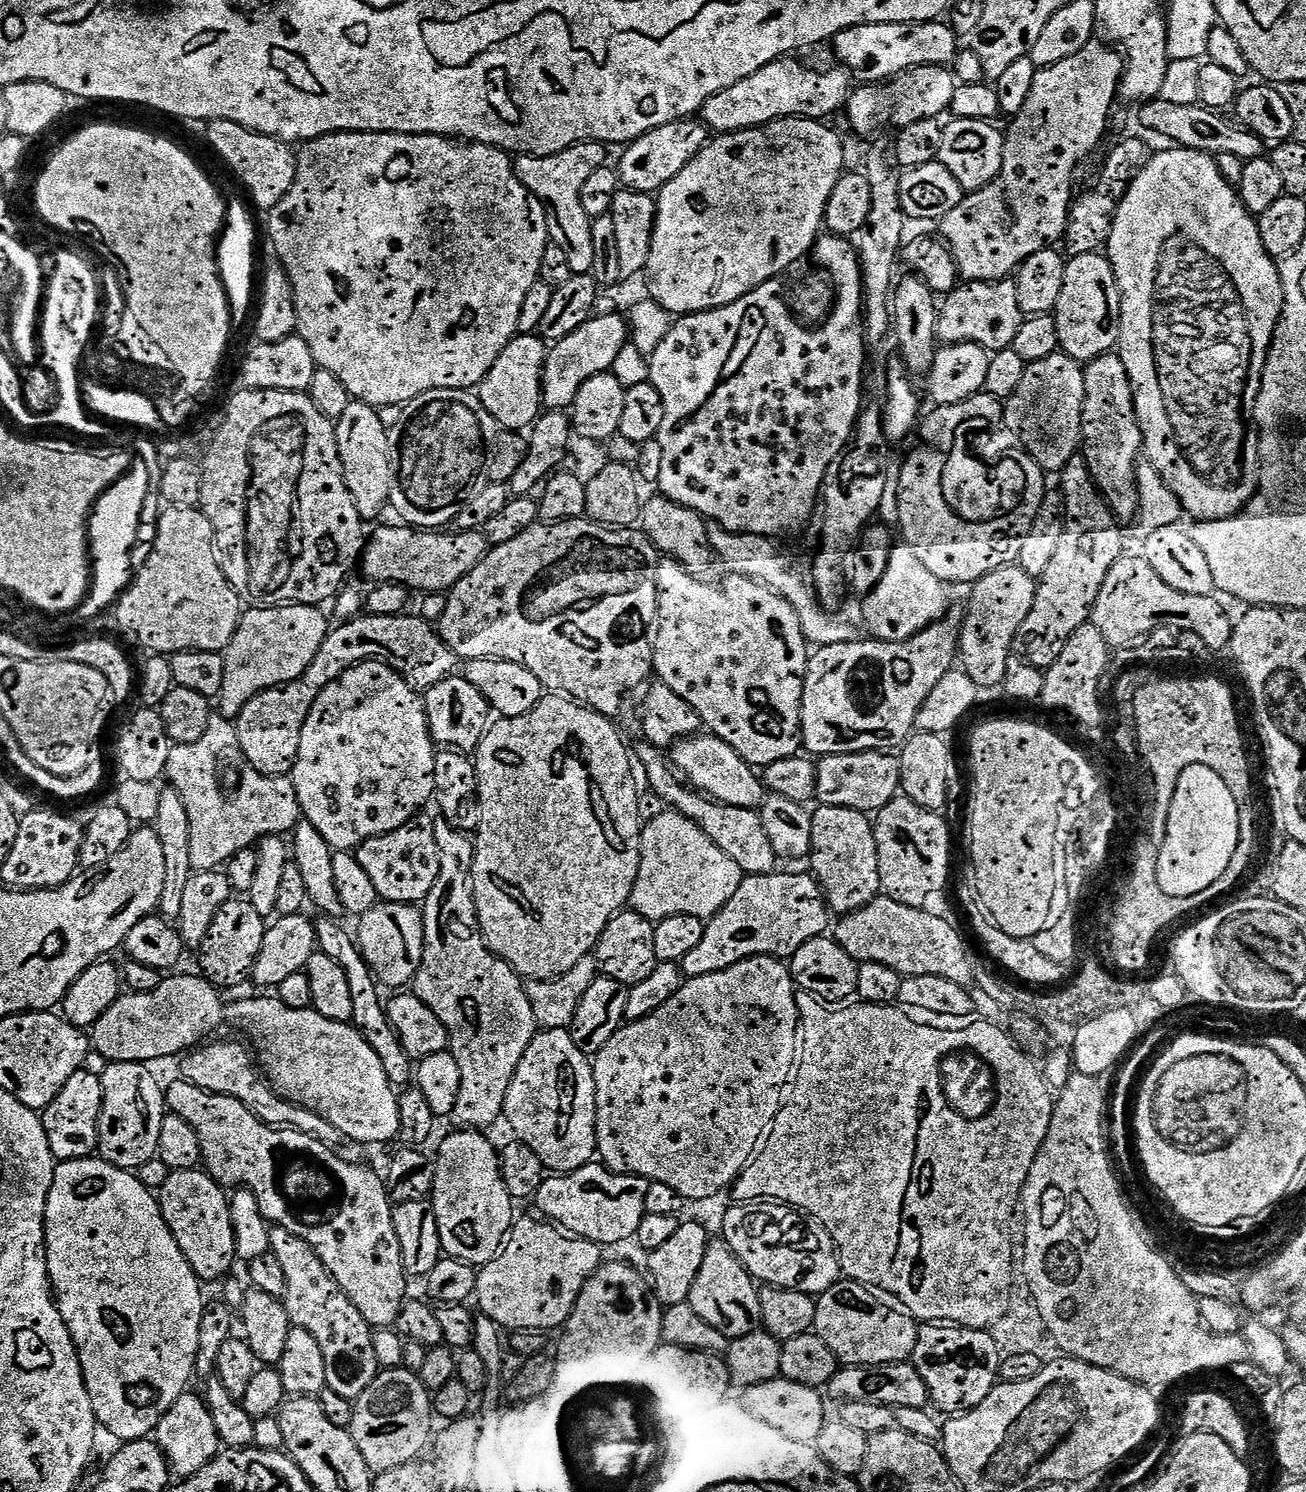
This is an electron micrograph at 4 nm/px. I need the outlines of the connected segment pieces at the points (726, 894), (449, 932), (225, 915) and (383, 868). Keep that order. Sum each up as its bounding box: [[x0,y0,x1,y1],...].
[[630,810,742,922],[414,903,538,1129],[200,898,266,990],[355,814,441,906]]

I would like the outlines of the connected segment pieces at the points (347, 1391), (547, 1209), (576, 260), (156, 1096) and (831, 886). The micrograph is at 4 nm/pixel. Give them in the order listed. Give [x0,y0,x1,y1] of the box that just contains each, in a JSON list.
[[270,1227,381,1402],[534,1162,649,1246],[515,142,605,276],[99,1060,166,1170],[810,806,882,914]]

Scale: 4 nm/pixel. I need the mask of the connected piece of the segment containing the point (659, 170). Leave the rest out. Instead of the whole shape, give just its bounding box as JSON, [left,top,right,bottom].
[618,118,710,194]

